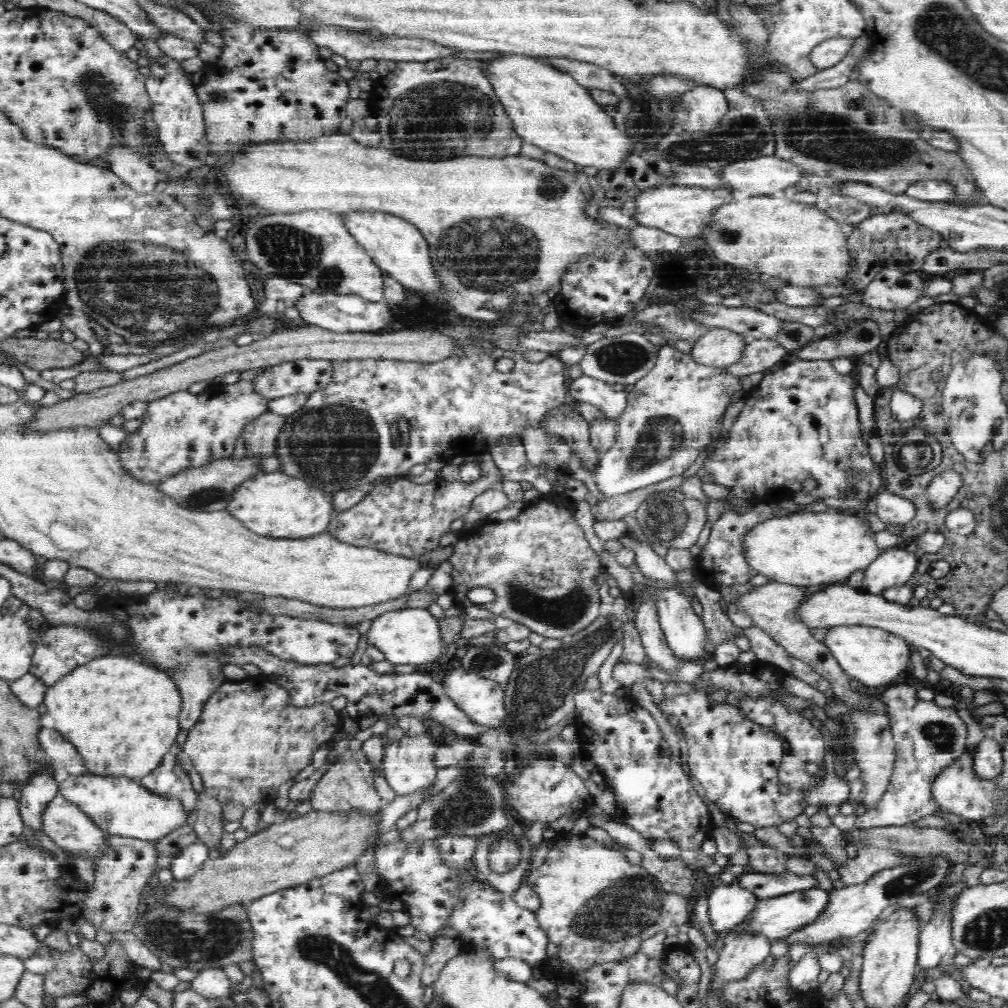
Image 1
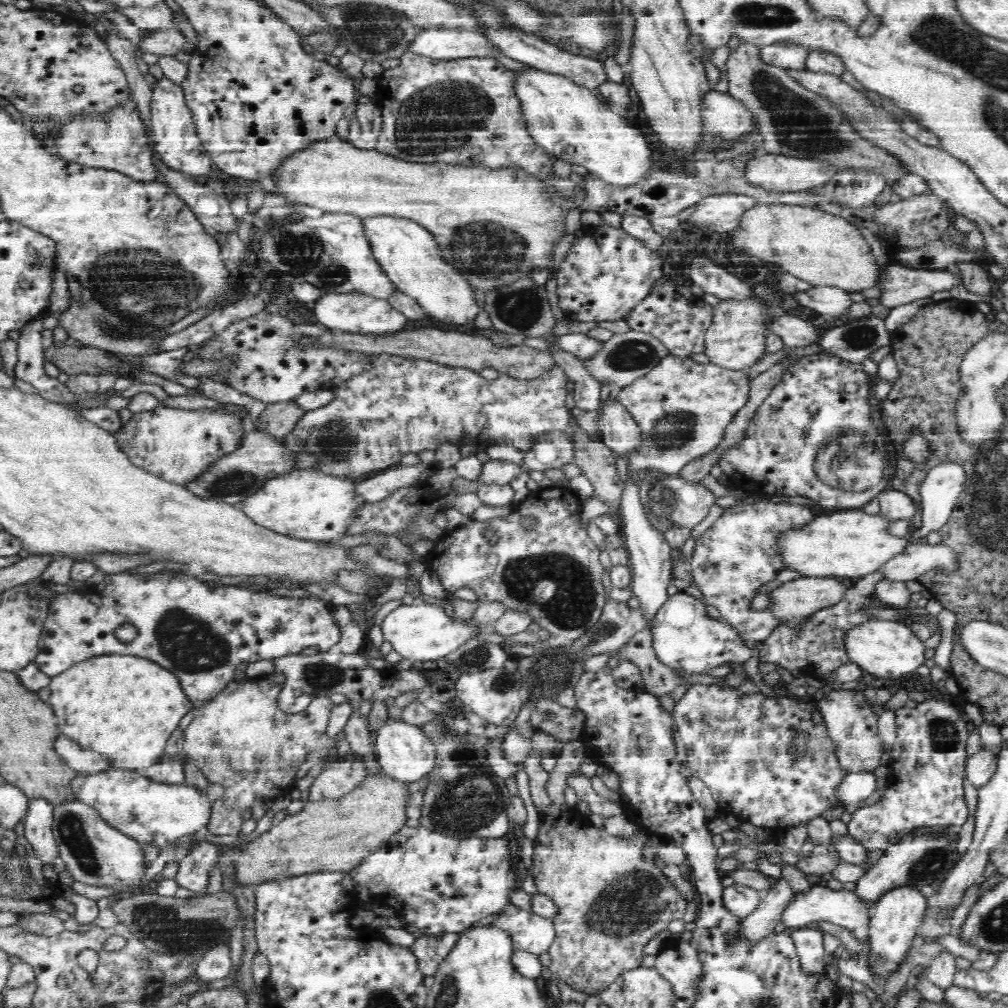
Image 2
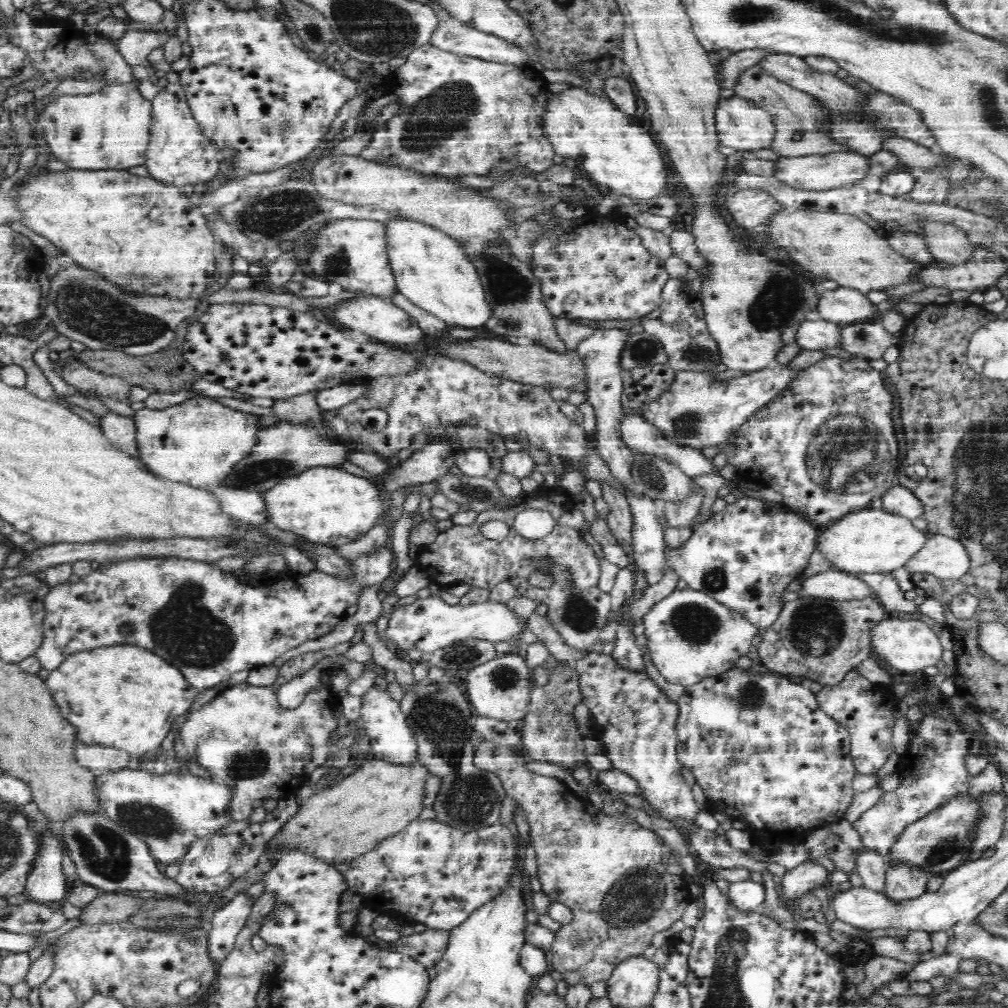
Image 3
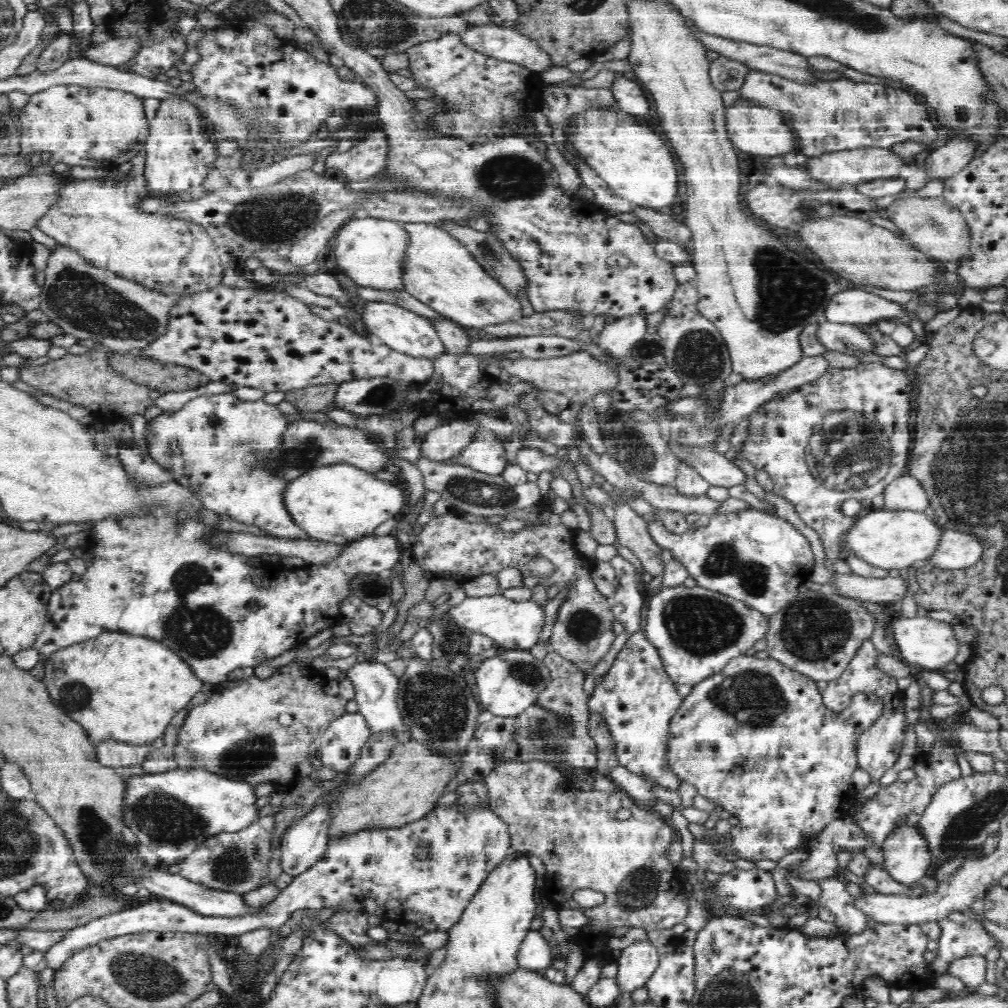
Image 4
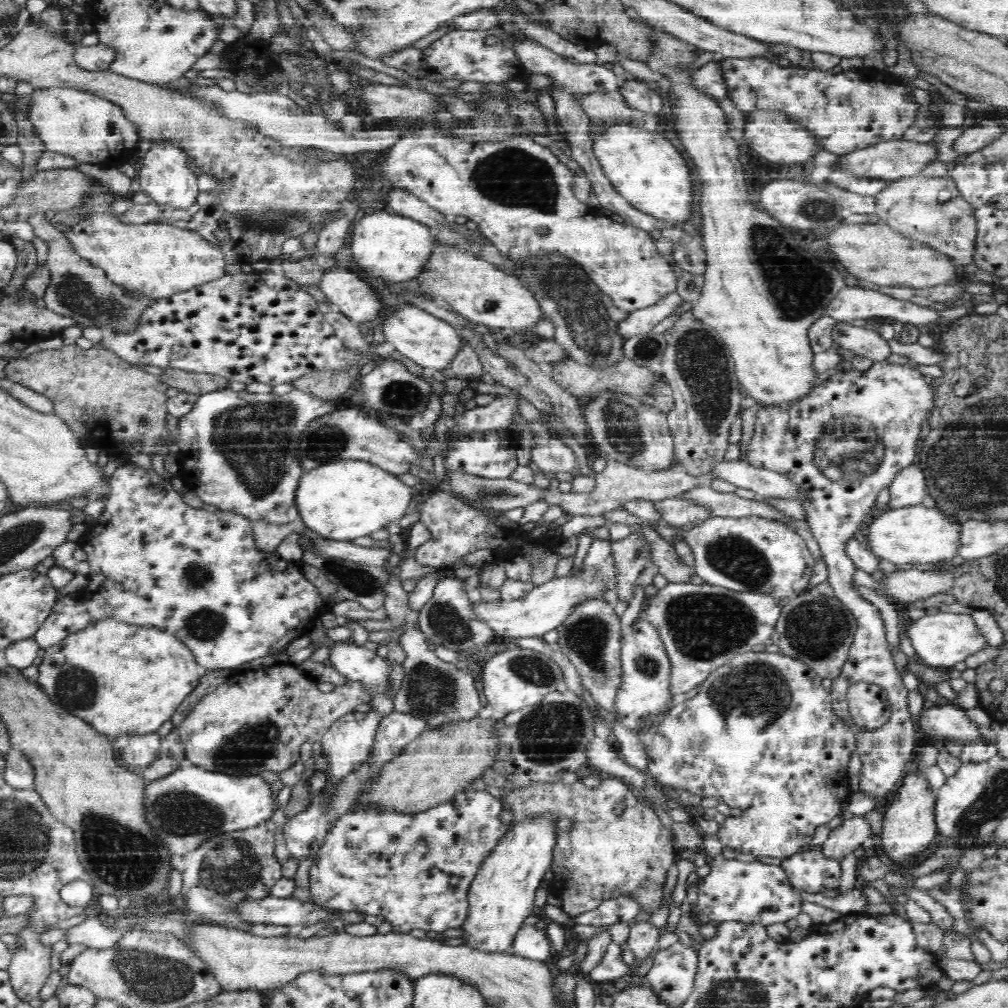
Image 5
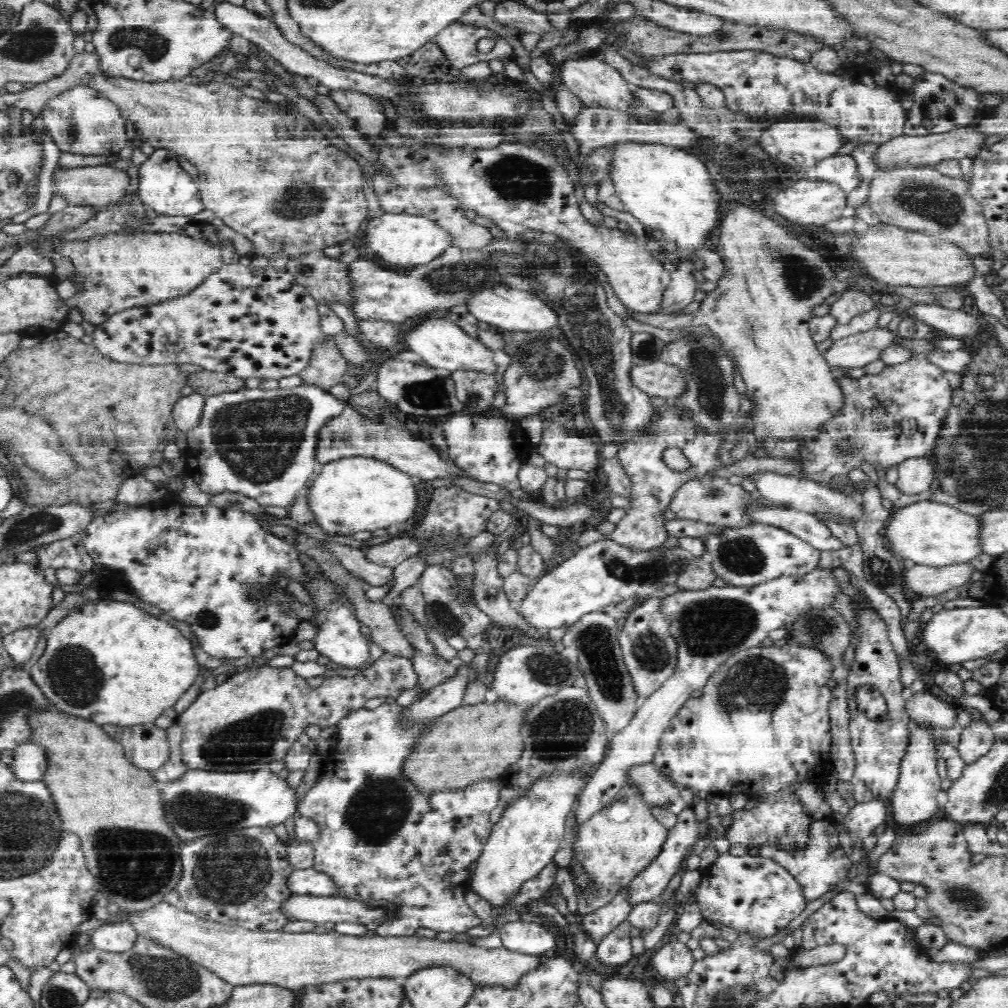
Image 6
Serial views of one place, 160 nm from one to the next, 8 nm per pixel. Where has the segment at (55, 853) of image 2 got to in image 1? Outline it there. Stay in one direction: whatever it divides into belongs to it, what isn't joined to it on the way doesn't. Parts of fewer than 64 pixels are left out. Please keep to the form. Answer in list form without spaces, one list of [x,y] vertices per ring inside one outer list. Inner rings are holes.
[[[41,776],[34,778],[29,785],[22,786],[19,796],[19,806],[23,823],[33,830],[42,834],[44,826],[44,815],[48,803],[58,795],[59,785],[55,778]]]

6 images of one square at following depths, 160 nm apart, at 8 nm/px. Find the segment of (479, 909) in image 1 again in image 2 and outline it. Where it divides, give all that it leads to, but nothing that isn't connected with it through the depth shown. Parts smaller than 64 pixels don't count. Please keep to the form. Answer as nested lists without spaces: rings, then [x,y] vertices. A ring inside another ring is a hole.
[[[510,904],[495,922],[513,935],[514,948],[529,950],[534,954],[548,952],[557,939],[553,920],[541,918],[532,911],[525,911]]]

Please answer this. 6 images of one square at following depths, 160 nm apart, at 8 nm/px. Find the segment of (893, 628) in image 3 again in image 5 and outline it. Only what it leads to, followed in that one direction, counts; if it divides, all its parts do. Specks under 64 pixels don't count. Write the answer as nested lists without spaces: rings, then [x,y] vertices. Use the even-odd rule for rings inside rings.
[[[940,610],[928,611],[922,618],[913,621],[907,630],[908,637],[920,657],[930,667],[951,669],[959,662],[965,662],[969,656],[986,648],[988,640],[978,630],[978,624],[970,614],[955,614]]]

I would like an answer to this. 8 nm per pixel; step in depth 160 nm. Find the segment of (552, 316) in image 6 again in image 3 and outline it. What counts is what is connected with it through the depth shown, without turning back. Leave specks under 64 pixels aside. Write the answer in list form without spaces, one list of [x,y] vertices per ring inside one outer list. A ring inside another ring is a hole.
[[[411,219],[392,220],[388,223],[389,259],[393,266],[397,293],[408,298],[416,306],[439,316],[451,326],[462,328],[484,329],[485,324],[496,314],[497,308],[490,304],[486,290],[471,257],[465,249],[464,243],[457,238],[438,230],[434,226],[426,225]]]

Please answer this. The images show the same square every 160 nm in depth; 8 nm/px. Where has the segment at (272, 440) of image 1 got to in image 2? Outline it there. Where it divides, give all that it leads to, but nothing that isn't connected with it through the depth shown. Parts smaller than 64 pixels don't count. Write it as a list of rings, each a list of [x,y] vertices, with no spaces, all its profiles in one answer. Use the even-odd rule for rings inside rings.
[[[297,399],[269,403],[259,414],[256,427],[275,436],[284,436],[292,432],[306,411]]]

